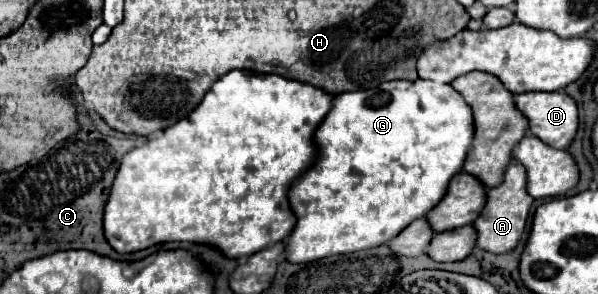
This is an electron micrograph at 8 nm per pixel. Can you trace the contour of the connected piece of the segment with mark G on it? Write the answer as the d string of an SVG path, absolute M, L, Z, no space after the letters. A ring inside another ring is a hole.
M421 78L415 82L393 80L387 84L381 84L379 88L373 88L373 90L359 90L359 92L347 92L347 94L335 96L331 112L325 116L323 124L315 132L315 140L317 140L317 146L321 148L321 156L311 166L311 170L307 170L299 180L295 180L295 184L289 190L289 202L297 216L297 224L295 224L297 232L295 230L291 232L291 236L287 240L287 250L285 250L285 258L289 262L315 262L319 258L327 258L333 254L349 254L349 252L387 244L395 238L395 234L399 234L403 228L407 228L415 218L423 218L425 214L429 214L447 194L451 178L463 170L465 158L473 148L475 122L473 122L471 106L467 102L463 102L463 96L451 84L437 84L437 82L421 80Z

